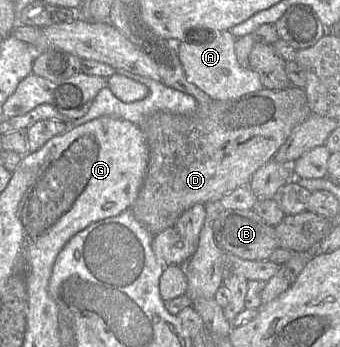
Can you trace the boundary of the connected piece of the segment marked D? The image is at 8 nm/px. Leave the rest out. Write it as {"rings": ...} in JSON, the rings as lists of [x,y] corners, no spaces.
{"rings":[[[292,85],[284,90],[270,90],[262,88],[261,90],[246,94],[234,100],[214,100],[210,105],[198,105],[196,111],[189,115],[178,115],[168,111],[157,111],[153,113],[143,122],[142,125],[138,125],[142,129],[147,141],[149,161],[146,175],[144,177],[144,181],[138,193],[137,199],[130,208],[134,217],[154,236],[166,228],[173,227],[179,216],[193,205],[204,205],[209,201],[219,201],[225,194],[241,186],[248,185],[252,175],[261,166],[273,159],[275,153],[284,144],[291,131],[298,124],[303,122],[311,113],[312,112],[308,105],[305,90]]]}

